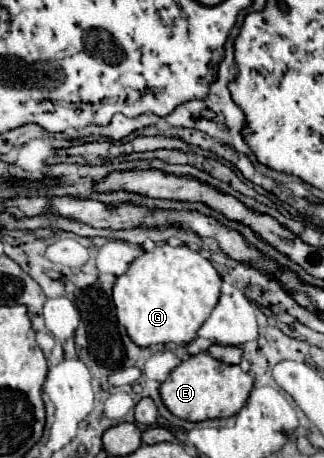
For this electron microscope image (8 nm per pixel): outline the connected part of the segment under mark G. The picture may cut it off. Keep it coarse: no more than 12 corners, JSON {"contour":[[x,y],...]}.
{"contour":[[156,246],[114,284],[140,348],[190,344],[220,298],[214,266]]}

